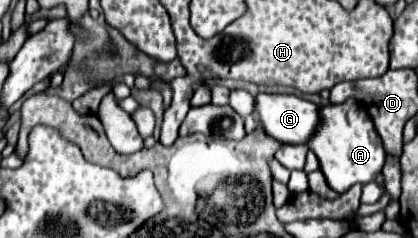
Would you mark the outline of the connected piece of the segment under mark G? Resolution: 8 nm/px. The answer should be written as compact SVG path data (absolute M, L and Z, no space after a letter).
M258 94L256 110L264 130L284 144L308 144L320 128L320 106L300 96Z

